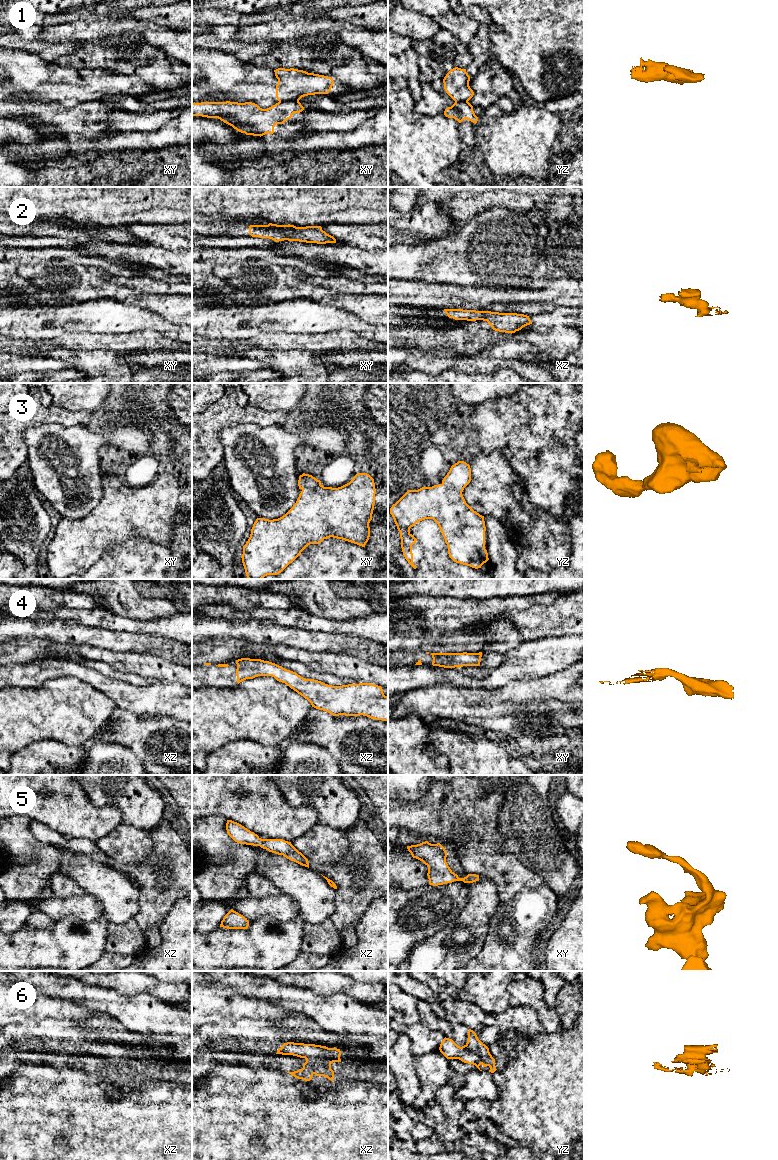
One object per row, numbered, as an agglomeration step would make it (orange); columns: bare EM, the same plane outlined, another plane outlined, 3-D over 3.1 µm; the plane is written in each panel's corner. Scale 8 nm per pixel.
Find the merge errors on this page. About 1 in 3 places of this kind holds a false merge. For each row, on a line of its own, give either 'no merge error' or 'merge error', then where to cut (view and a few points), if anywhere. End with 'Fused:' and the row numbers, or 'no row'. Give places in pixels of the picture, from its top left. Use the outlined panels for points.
1: merge error; cut in xy along (298, 99), (282, 100), (279, 102)
2: merge error; cut in xy along (321, 229), (303, 227), (286, 239)
3: no merge error; no cut
4: no merge error; no cut
5: no merge error; no cut
6: merge error; cut in xz along (305, 1058), (326, 1060), (331, 1055), (337, 1061)
Fused: 1, 2, 6

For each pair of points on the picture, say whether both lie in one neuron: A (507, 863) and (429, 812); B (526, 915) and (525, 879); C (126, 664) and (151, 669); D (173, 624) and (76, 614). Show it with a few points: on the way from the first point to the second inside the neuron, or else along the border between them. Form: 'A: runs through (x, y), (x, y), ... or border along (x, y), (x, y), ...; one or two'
A: runs through (486, 845), (483, 831), (464, 812), (451, 812); one
B: border along (543, 883), (537, 887), (522, 887), (506, 901); two
C: runs through (132, 664), (145, 665); one
D: runs through (149, 626), (130, 626), (100, 618); one

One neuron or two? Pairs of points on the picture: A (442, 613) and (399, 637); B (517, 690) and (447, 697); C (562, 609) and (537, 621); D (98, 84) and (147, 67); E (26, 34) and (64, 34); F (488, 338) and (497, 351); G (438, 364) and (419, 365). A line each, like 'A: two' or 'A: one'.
A: one
B: one
C: one
D: two
E: two
F: two
G: one

